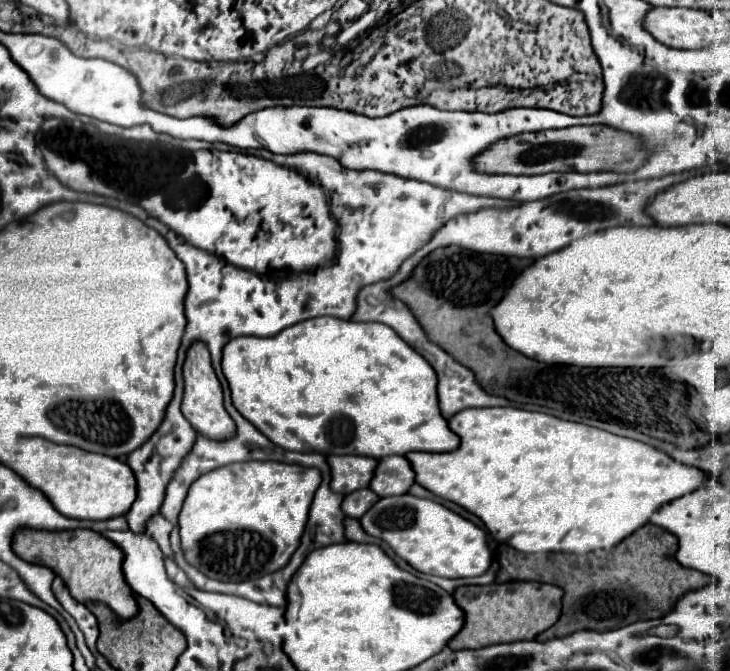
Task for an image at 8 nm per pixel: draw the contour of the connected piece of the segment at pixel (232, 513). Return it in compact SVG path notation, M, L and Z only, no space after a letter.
M237 462L207 472L191 484L179 514L187 562L223 582L253 580L277 572L299 548L319 484L317 468L283 462Z

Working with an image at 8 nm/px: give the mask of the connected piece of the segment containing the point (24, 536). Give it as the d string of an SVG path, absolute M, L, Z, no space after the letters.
M21 530L13 538L13 552L37 566L51 568L63 578L71 596L81 604L101 602L107 604L121 620L137 616L137 600L123 576L125 554L105 536L93 530L67 530L67 532L43 532L43 530Z

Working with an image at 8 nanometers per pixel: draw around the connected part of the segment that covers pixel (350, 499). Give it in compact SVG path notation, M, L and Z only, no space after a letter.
M363 488L363 490L347 494L341 508L349 518L361 518L377 500L379 496L375 492L371 492L369 488Z

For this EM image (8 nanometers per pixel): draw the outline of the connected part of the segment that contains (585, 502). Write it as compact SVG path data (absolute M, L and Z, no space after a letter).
M469 408L457 412L449 420L449 428L461 438L457 450L445 454L409 452L409 456L405 456L417 474L415 480L435 496L457 502L465 510L477 514L495 542L509 544L519 552L553 550L587 554L593 550L609 550L649 524L651 516L669 504L669 500L695 492L709 480L705 470L685 466L667 452L645 442L615 436L579 422L567 422L543 412Z

